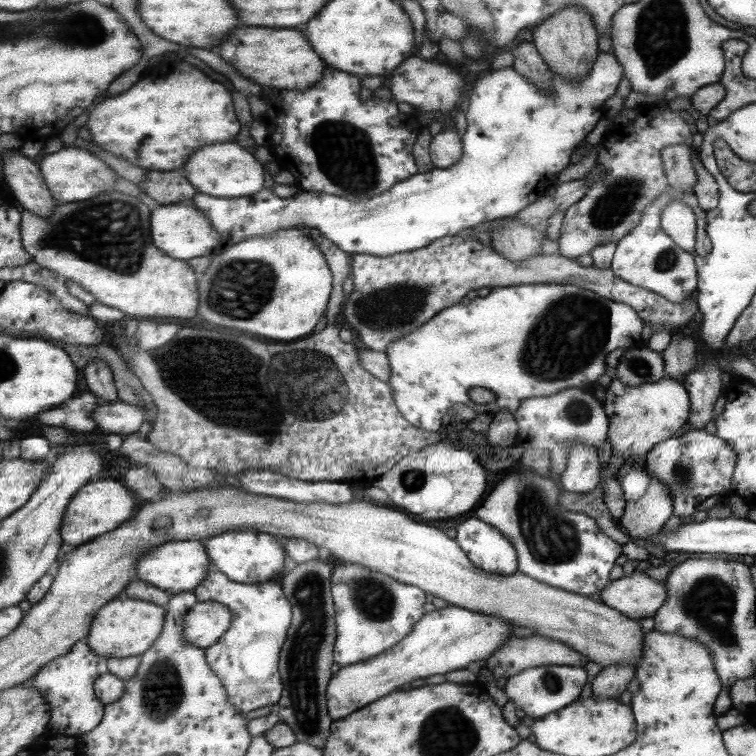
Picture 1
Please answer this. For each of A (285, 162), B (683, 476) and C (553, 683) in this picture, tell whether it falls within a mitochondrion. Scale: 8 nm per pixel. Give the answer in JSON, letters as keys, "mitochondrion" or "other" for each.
{"A":"other","B":"mitochondrion","C":"mitochondrion"}

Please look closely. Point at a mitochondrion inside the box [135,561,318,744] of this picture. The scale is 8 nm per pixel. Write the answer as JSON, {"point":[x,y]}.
{"point":[162,694]}

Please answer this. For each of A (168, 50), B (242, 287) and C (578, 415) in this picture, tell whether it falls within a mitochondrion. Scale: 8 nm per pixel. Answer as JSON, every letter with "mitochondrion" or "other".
{"A":"other","B":"mitochondrion","C":"other"}

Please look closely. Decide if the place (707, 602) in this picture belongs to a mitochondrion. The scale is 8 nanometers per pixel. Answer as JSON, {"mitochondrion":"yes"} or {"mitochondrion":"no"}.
{"mitochondrion":"yes"}

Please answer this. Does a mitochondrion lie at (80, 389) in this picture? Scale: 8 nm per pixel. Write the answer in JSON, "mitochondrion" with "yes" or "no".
{"mitochondrion":"no"}

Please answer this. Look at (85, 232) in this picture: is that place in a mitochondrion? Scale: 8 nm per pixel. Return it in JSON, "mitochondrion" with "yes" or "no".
{"mitochondrion":"yes"}

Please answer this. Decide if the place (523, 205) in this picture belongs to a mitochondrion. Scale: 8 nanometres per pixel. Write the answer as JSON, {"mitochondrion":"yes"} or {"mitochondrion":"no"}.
{"mitochondrion":"no"}

